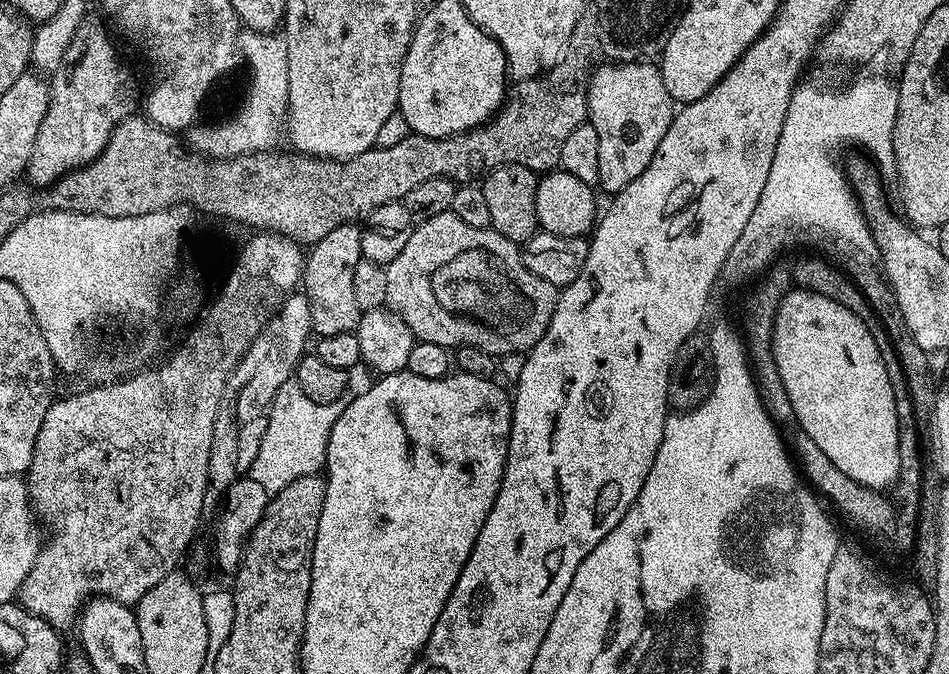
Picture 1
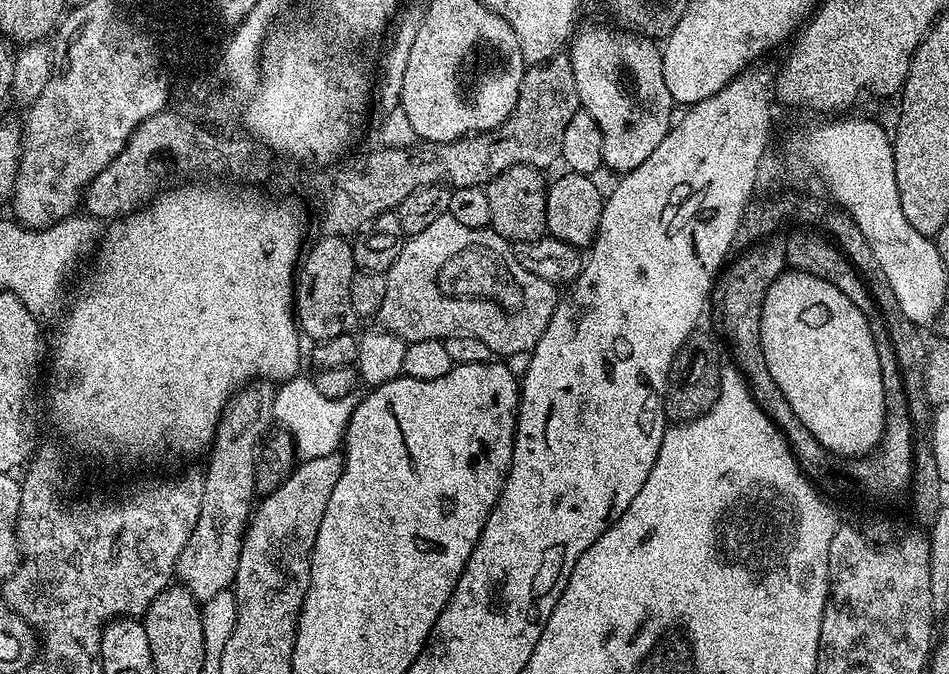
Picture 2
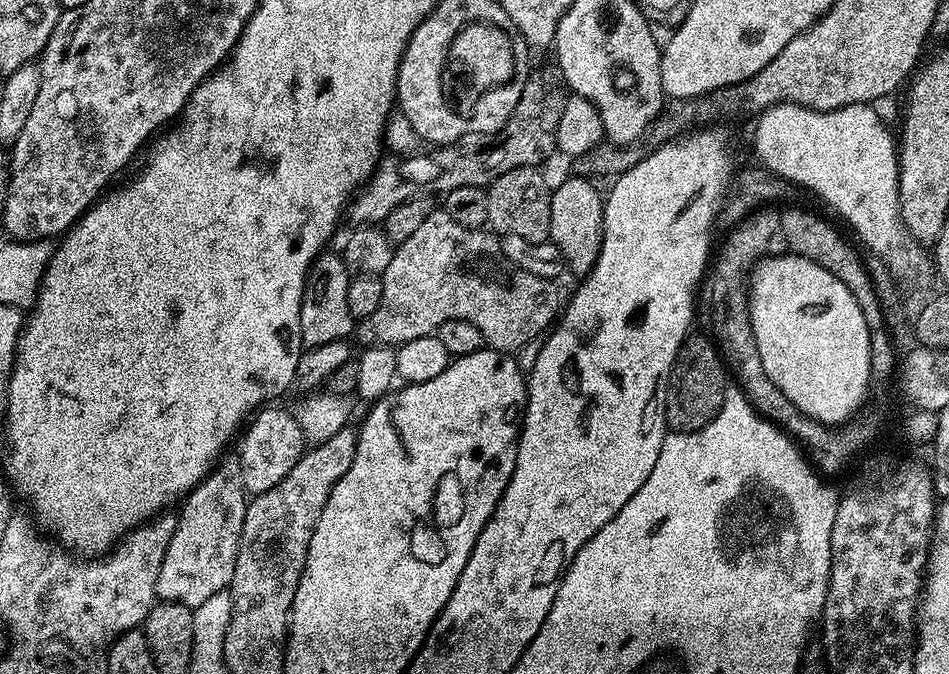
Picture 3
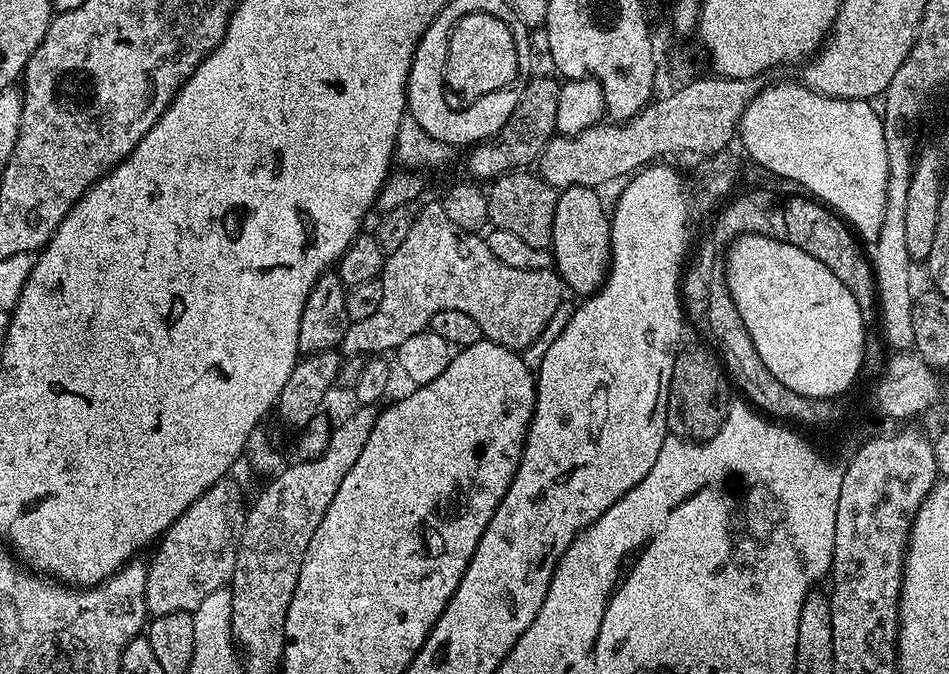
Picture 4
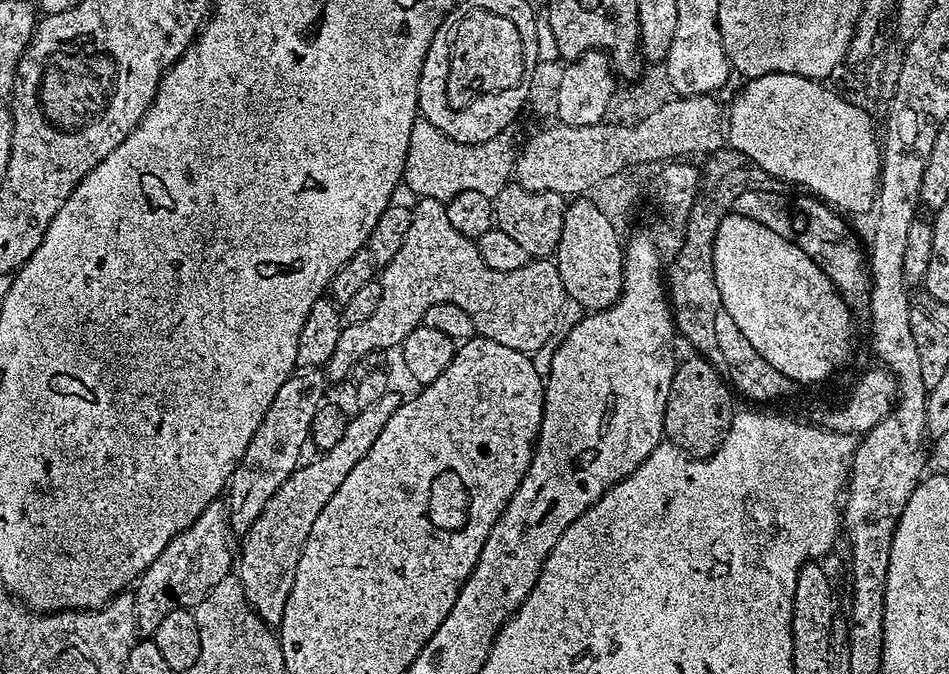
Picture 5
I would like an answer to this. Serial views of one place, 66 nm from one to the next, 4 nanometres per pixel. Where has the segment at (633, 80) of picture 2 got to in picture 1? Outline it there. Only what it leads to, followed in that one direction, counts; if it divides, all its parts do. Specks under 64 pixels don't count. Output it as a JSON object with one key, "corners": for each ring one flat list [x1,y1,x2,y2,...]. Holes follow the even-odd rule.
{"corners":[[604,62,588,81,588,115,594,130,598,130,599,187,615,194,650,166,658,142,670,130,674,101,655,63]]}

